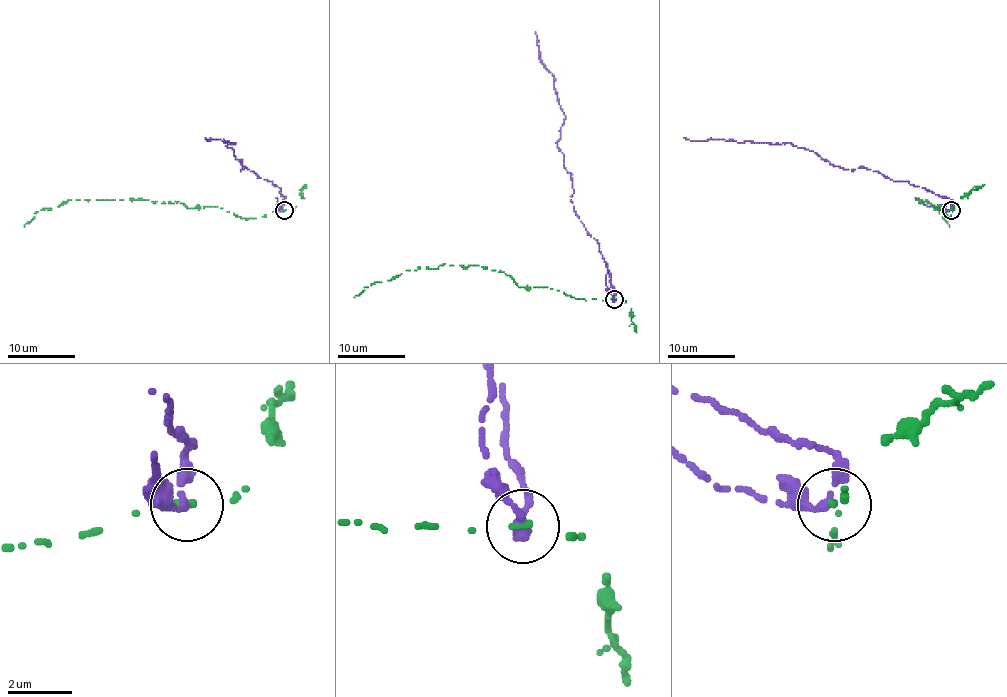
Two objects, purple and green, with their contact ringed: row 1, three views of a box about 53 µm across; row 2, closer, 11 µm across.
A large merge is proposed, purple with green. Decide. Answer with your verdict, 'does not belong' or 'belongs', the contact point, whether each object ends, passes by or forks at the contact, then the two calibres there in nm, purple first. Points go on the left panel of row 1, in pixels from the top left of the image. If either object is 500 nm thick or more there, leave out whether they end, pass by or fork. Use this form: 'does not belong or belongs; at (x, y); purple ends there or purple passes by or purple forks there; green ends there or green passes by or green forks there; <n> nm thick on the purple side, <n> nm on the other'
does not belong; at (284, 210); purple passes by; green passes by; 190 nm thick on the purple side, 130 nm on the other

